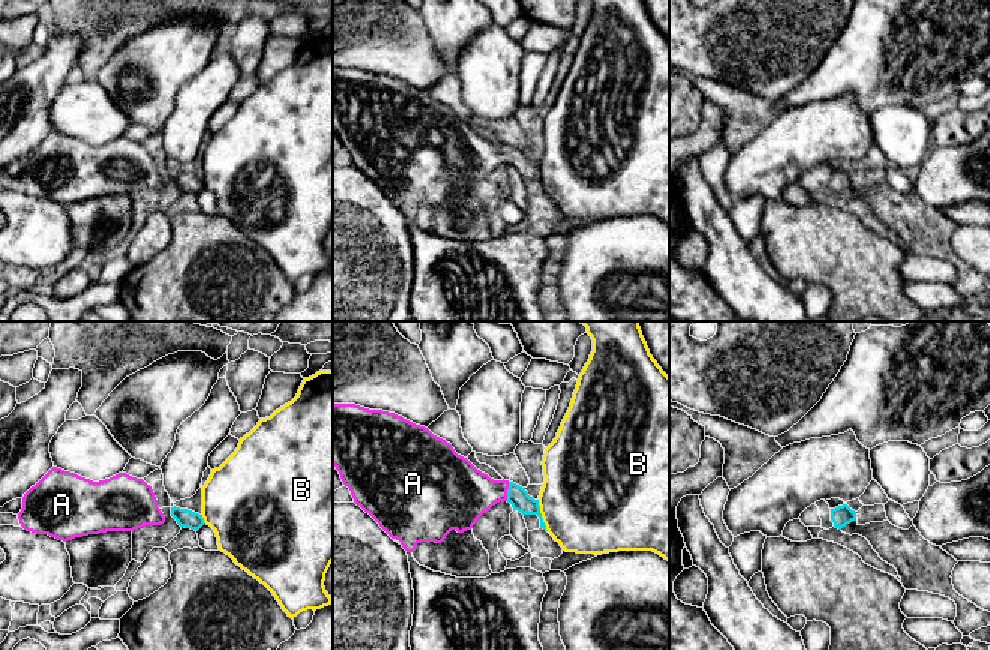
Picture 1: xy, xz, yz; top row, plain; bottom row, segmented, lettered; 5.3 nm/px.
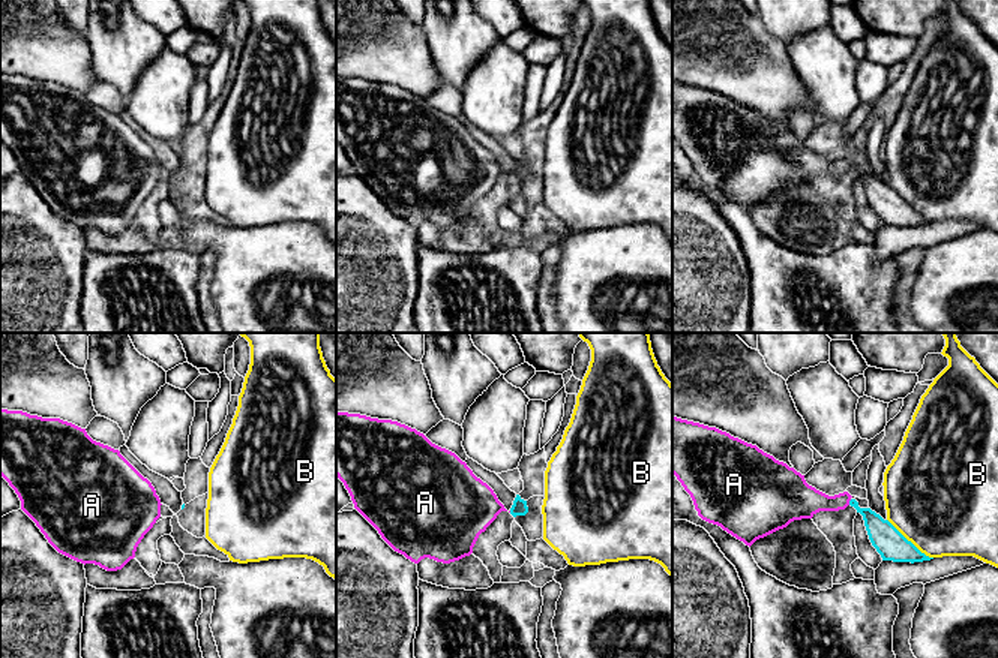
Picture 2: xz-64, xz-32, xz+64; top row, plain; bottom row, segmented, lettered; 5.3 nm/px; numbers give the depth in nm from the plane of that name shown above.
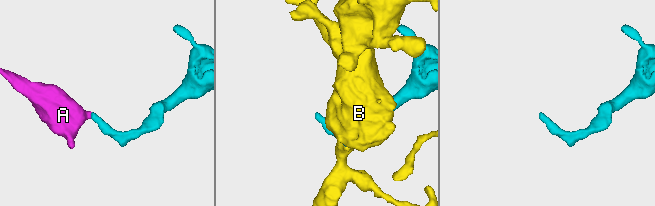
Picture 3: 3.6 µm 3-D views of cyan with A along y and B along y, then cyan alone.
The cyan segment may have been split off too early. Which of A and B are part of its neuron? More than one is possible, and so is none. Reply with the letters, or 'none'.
A

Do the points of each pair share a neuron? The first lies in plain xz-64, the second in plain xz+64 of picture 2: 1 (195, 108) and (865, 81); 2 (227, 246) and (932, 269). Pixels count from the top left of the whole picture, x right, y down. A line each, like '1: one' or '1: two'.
1: one
2: one

